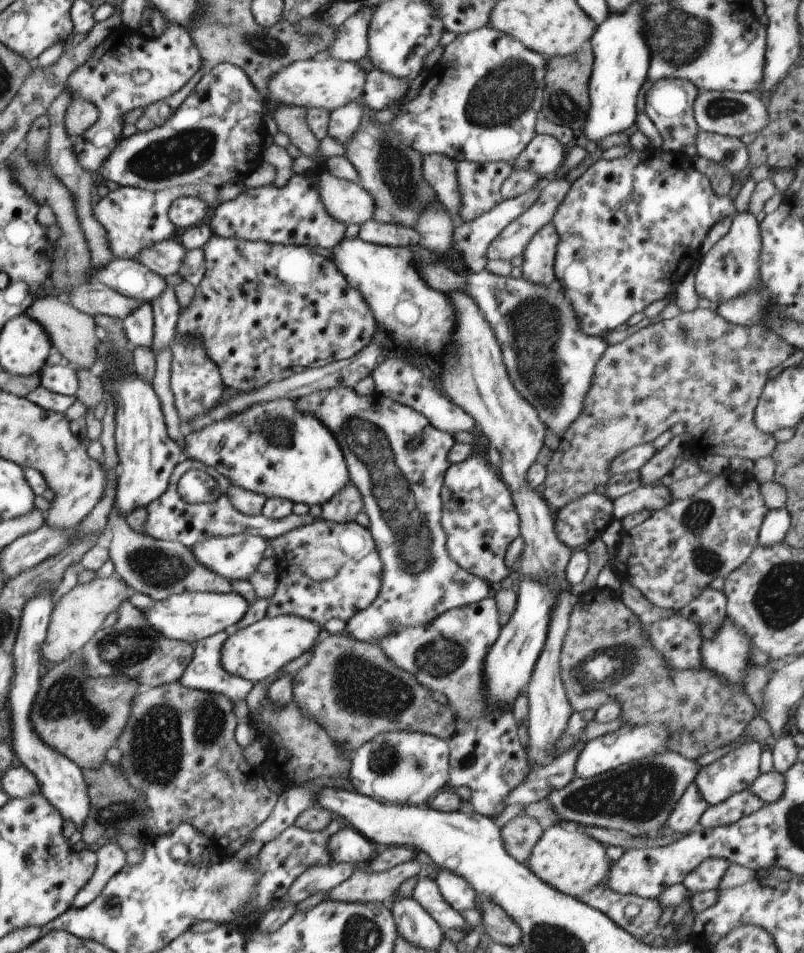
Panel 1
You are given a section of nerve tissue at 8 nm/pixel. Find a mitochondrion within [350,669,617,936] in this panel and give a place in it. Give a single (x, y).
(387, 758)

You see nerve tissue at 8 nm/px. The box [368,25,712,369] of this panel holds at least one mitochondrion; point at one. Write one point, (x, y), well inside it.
(504, 93)

